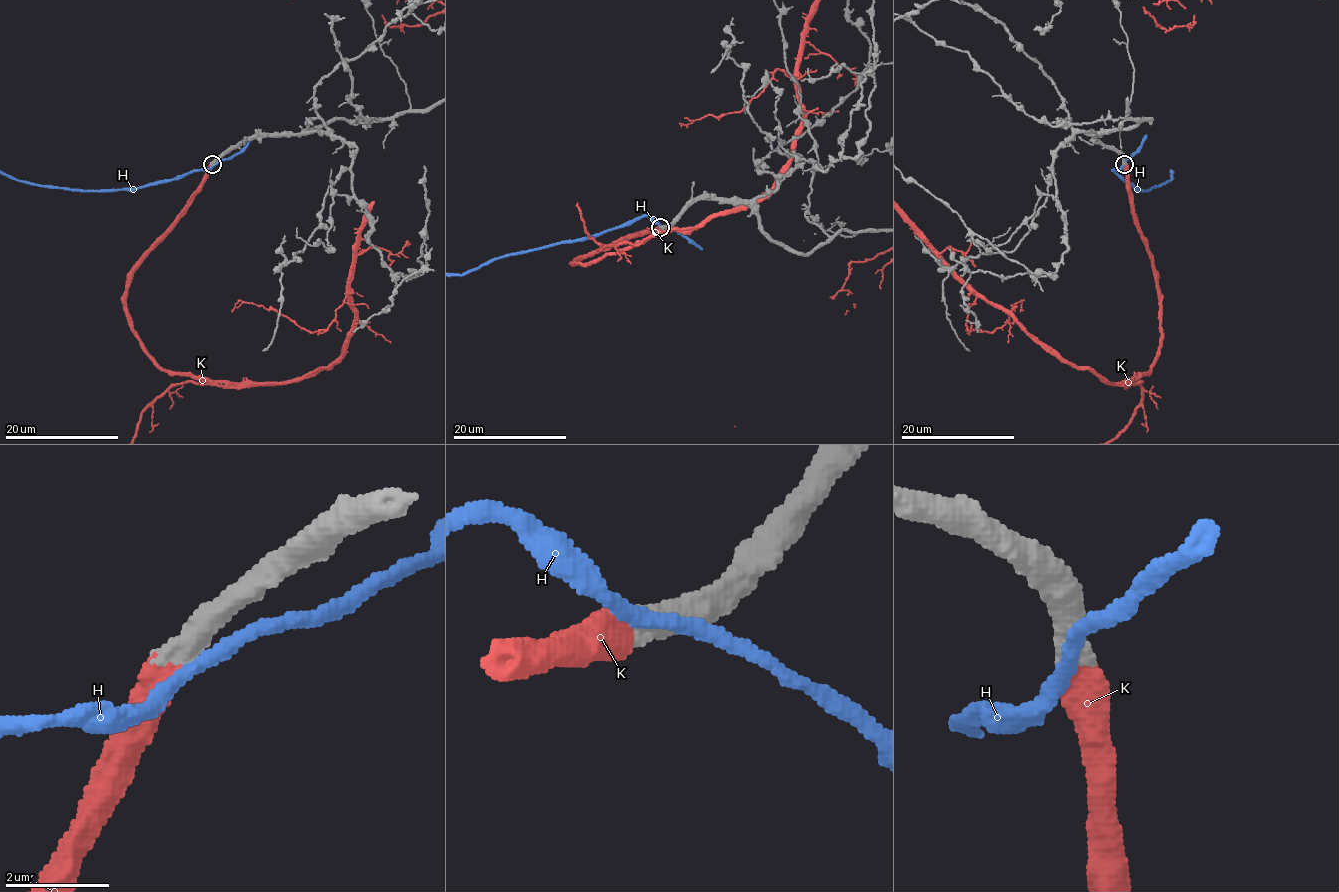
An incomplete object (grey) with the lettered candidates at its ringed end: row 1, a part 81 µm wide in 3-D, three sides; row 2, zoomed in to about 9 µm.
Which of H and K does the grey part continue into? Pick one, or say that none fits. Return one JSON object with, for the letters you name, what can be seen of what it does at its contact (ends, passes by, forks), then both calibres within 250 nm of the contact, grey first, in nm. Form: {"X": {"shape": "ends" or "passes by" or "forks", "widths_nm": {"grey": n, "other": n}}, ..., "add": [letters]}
{"K": {"shape": "ends", "widths_nm": {"grey": 550, "other": 550}}, "add": ["K"]}

